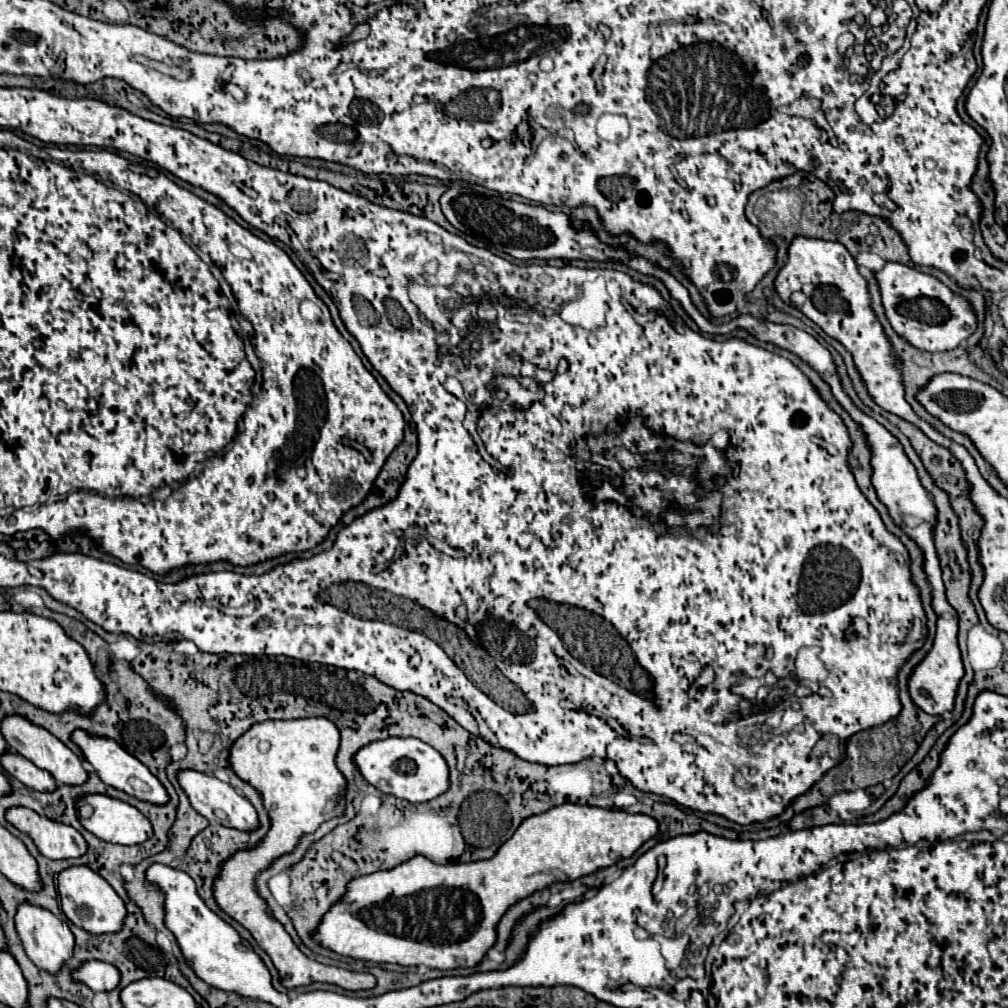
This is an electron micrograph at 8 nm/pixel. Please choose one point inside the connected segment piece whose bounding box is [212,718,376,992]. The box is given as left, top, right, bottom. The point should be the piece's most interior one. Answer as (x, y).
(300, 786)

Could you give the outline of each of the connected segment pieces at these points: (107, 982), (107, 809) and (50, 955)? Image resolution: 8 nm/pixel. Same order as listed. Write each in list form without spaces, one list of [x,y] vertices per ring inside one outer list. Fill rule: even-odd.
[[[100,960],[82,962],[82,966],[74,968],[70,972],[70,976],[72,976],[72,980],[82,982],[88,988],[100,990],[100,992],[108,992],[108,990],[116,988],[118,982],[120,982],[118,970],[112,964],[106,964],[106,962],[100,962]]]
[[[84,794],[78,804],[76,804],[76,810],[78,810],[78,820],[80,824],[96,834],[98,838],[106,840],[106,842],[116,842],[116,844],[140,844],[144,842],[146,838],[152,836],[152,826],[148,822],[148,818],[136,810],[134,806],[130,806],[128,802],[122,802],[122,800],[116,800],[116,798],[110,798],[106,794]]]
[[[28,900],[20,902],[18,904],[18,910],[16,910],[16,916],[14,916],[14,924],[16,924],[16,932],[22,940],[22,946],[26,950],[26,954],[32,958],[32,962],[36,962],[40,968],[44,970],[50,970],[50,972],[56,972],[62,962],[66,958],[72,956],[72,948],[74,948],[74,936],[68,928],[68,924],[60,922],[52,912],[48,912],[46,908],[42,906],[36,906]]]

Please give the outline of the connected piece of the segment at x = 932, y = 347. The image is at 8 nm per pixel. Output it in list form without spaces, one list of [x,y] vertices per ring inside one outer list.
[[[886,262],[882,270],[874,272],[874,276],[882,294],[884,314],[890,320],[892,330],[914,348],[926,352],[952,350],[976,330],[976,316],[970,304],[934,276],[898,262]]]

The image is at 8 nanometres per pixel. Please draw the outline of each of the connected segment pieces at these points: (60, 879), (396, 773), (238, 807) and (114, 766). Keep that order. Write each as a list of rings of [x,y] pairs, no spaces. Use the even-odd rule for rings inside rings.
[[[70,866],[54,876],[54,884],[58,888],[60,896],[60,908],[68,916],[68,920],[88,932],[104,934],[104,932],[116,932],[122,928],[122,920],[126,916],[124,902],[118,898],[118,894],[112,890],[112,886],[92,868],[88,866]]]
[[[390,736],[370,742],[354,754],[354,764],[364,780],[376,786],[380,792],[408,800],[412,804],[432,800],[448,790],[448,766],[444,758],[432,746],[418,738]]]
[[[180,770],[178,772],[178,782],[180,782],[182,790],[186,792],[186,796],[190,798],[192,808],[198,814],[202,814],[204,818],[208,818],[210,822],[224,824],[224,826],[238,828],[238,830],[250,830],[250,828],[256,828],[258,826],[256,810],[230,784],[226,784],[226,782],[214,778],[214,776],[208,776],[204,772],[198,772],[198,770]]]
[[[82,728],[74,730],[70,738],[82,750],[84,758],[92,764],[92,768],[98,772],[98,776],[104,784],[124,790],[126,794],[136,796],[138,800],[146,800],[150,804],[166,804],[168,802],[168,794],[166,794],[164,786],[158,782],[158,778],[152,776],[150,770],[140,760],[136,760],[132,754],[128,754],[116,740],[112,740],[108,736],[96,736],[96,734],[82,730]]]

